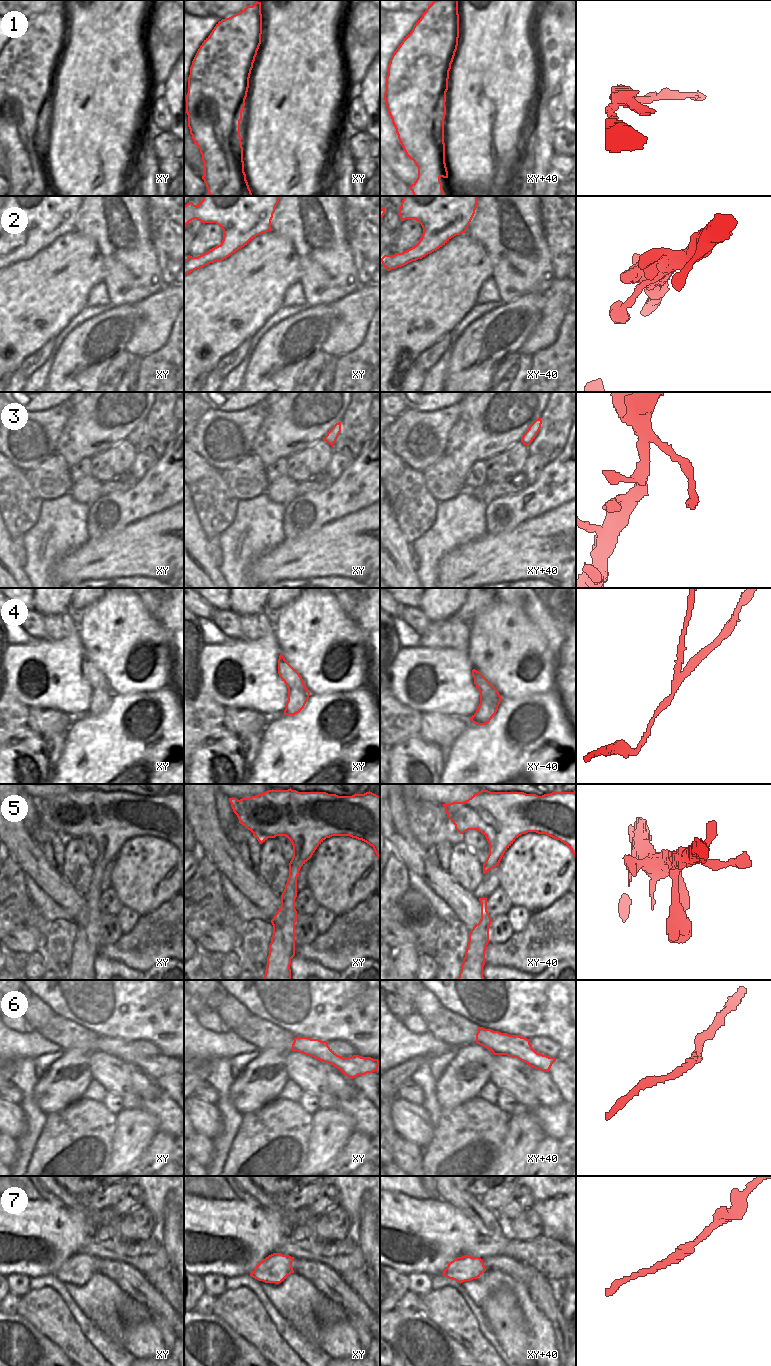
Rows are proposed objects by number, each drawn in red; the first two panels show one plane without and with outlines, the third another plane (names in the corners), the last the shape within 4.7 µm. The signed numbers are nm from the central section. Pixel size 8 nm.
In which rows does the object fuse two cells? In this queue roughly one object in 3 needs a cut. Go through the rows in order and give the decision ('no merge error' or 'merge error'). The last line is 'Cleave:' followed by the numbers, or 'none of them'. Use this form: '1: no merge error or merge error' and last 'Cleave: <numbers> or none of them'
1: merge error
2: no merge error
3: no merge error
4: merge error
5: no merge error
6: no merge error
7: no merge error
Cleave: 1, 4

